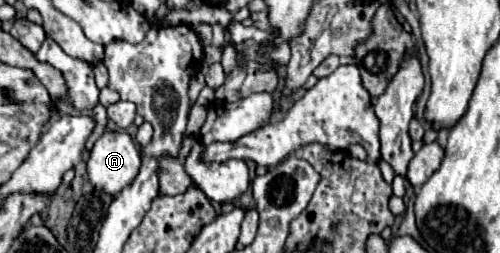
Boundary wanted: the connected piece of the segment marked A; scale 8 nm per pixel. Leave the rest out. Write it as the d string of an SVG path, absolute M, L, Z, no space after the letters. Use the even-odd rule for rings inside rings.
M104 131L88 157L90 183L110 195L128 187L140 169L140 151L126 131Z

